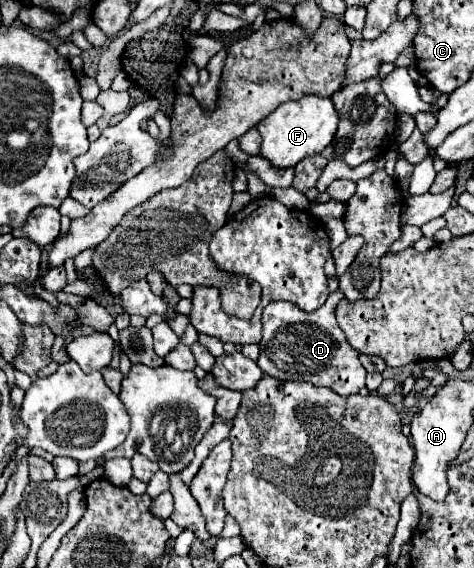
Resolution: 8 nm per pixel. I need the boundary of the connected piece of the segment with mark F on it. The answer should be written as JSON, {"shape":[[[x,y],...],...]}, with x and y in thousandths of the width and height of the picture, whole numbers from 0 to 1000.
{"shape":[[[643,167],[631,178],[593,181],[576,199],[568,199],[546,220],[551,248],[551,276],[559,276],[576,294],[622,294],[639,276],[656,276],[660,269],[677,269],[703,245],[711,231],[715,206],[707,199],[707,185],[698,171],[660,171]]]}

